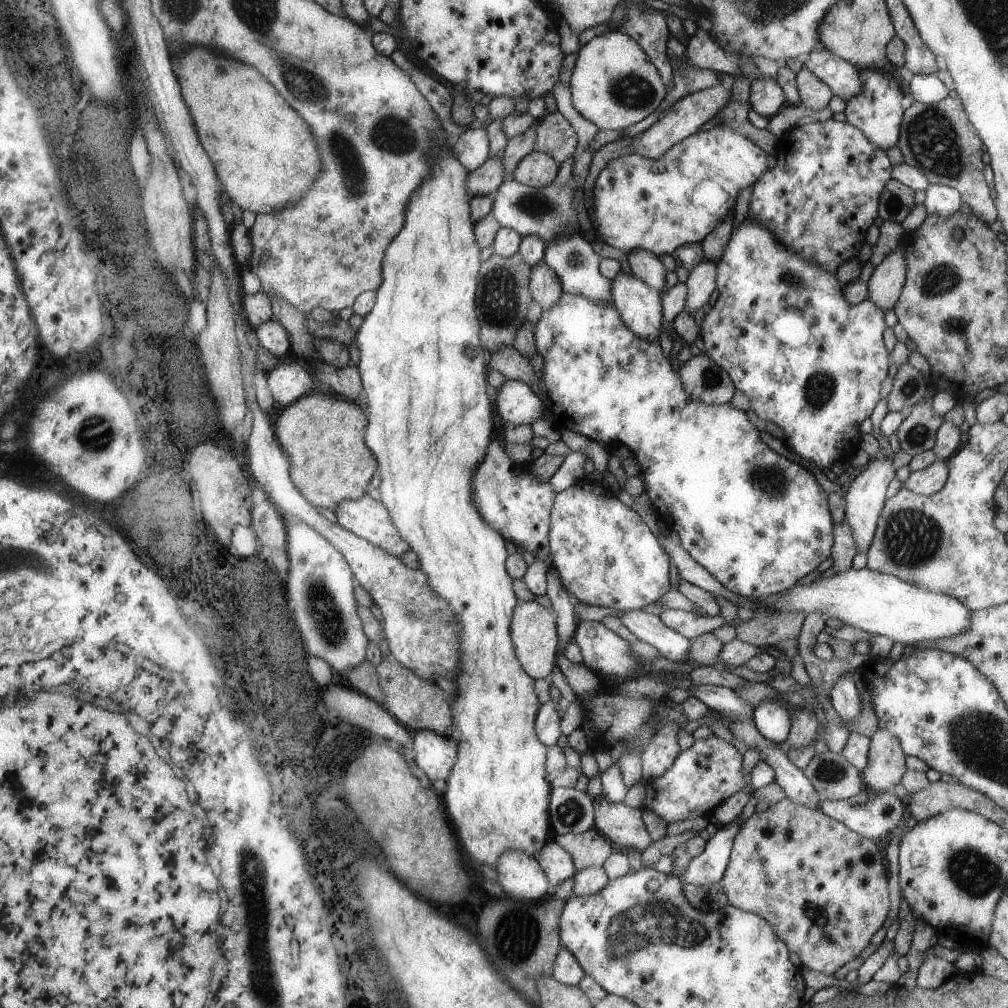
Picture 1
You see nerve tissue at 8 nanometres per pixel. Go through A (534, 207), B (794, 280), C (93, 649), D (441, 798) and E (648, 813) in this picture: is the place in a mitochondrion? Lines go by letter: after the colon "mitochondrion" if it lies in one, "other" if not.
A: mitochondrion
B: mitochondrion
C: other
D: other
E: other

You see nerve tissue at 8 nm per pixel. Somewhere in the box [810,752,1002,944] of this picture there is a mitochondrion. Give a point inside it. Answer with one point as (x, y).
(975, 874)

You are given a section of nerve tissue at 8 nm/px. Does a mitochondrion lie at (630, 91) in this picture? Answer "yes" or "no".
yes

